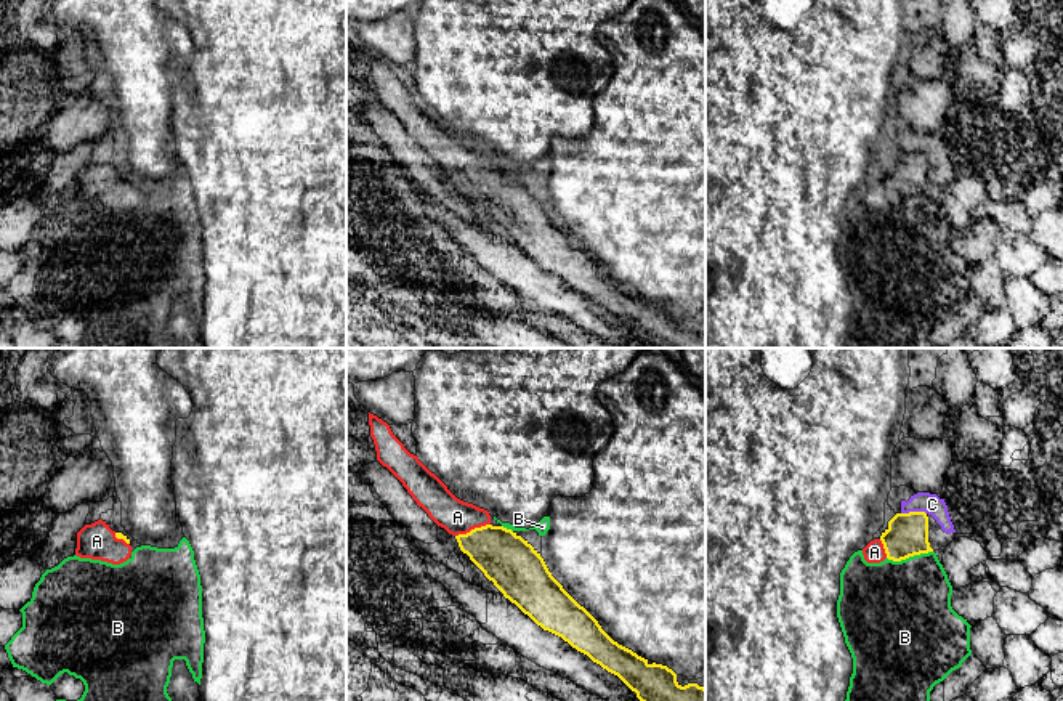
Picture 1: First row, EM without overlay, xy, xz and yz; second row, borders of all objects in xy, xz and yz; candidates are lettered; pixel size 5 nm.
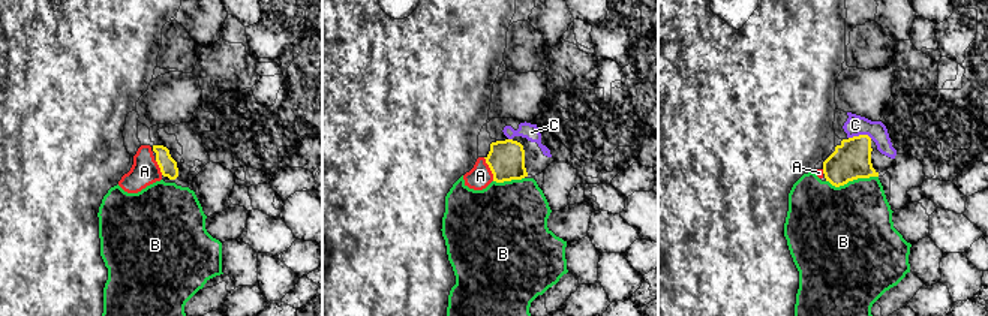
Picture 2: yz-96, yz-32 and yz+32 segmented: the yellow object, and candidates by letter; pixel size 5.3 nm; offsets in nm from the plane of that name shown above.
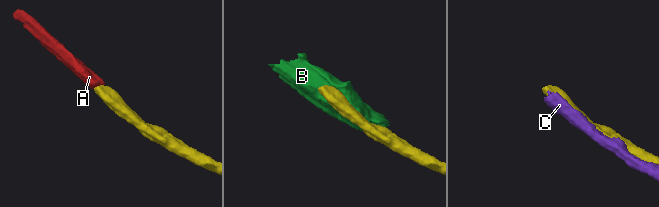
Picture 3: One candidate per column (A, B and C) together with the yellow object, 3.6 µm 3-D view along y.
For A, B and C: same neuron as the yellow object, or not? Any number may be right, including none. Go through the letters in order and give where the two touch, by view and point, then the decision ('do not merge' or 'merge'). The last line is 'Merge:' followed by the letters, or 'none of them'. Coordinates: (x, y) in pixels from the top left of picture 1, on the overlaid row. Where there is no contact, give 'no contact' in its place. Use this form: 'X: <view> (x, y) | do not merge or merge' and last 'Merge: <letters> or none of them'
A: xz (472, 530) | merge
B: yz (909, 555) | do not merge
C: yz (913, 512) | do not merge
Merge: A

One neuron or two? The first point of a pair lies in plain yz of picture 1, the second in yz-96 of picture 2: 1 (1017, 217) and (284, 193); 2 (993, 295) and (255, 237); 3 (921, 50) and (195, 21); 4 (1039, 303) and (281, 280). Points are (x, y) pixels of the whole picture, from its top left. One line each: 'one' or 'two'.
1: two
2: two
3: two
4: one

